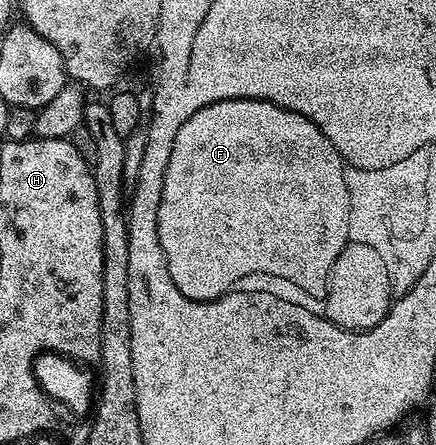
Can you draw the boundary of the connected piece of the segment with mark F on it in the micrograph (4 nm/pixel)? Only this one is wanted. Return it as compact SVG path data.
M225 99L200 108L188 118L188 121L184 122L180 133L176 136L172 157L169 158L164 185L160 193L160 213L158 214L160 245L166 255L168 273L176 289L180 289L184 297L206 303L209 299L218 299L226 292L235 290L241 284L238 282L248 278L249 275L275 275L278 279L287 279L288 282L295 283L304 294L311 295L317 301L326 298L326 288L329 285L333 263L347 244L345 233L348 206L347 203L342 203L342 207L334 207L334 203L294 203L294 199L290 199L290 183L298 187L298 179L302 179L302 175L290 175L290 171L294 171L294 167L290 167L290 159L294 159L294 111L286 111L263 99Z

